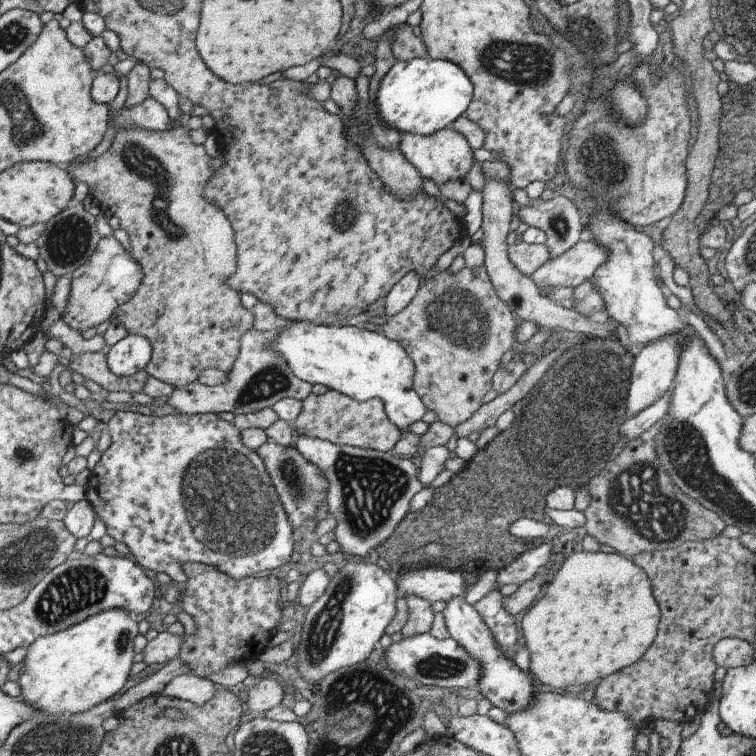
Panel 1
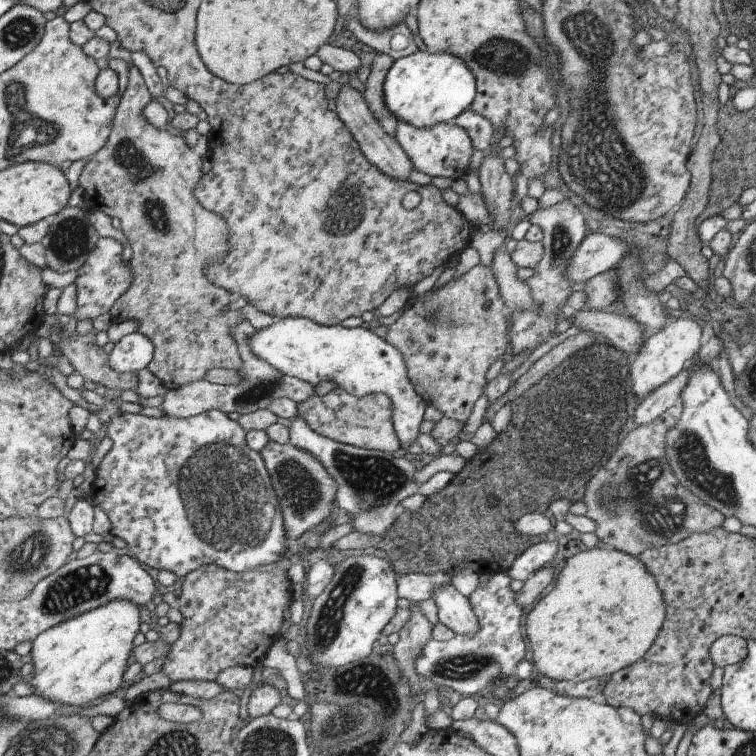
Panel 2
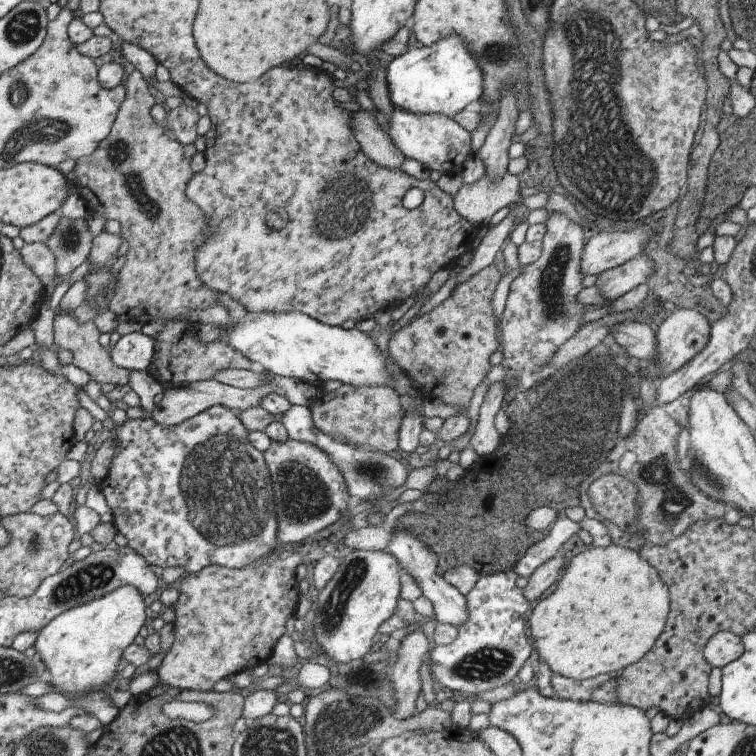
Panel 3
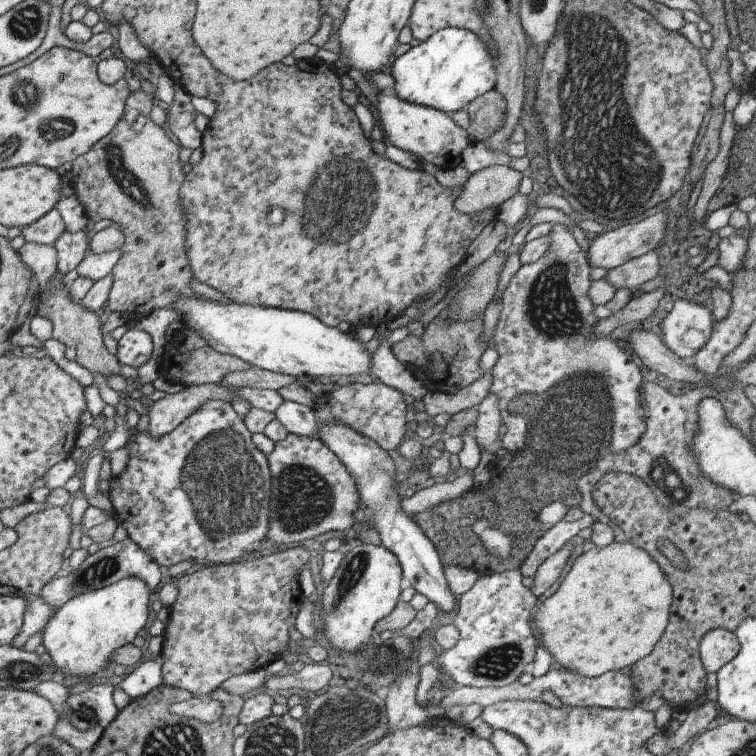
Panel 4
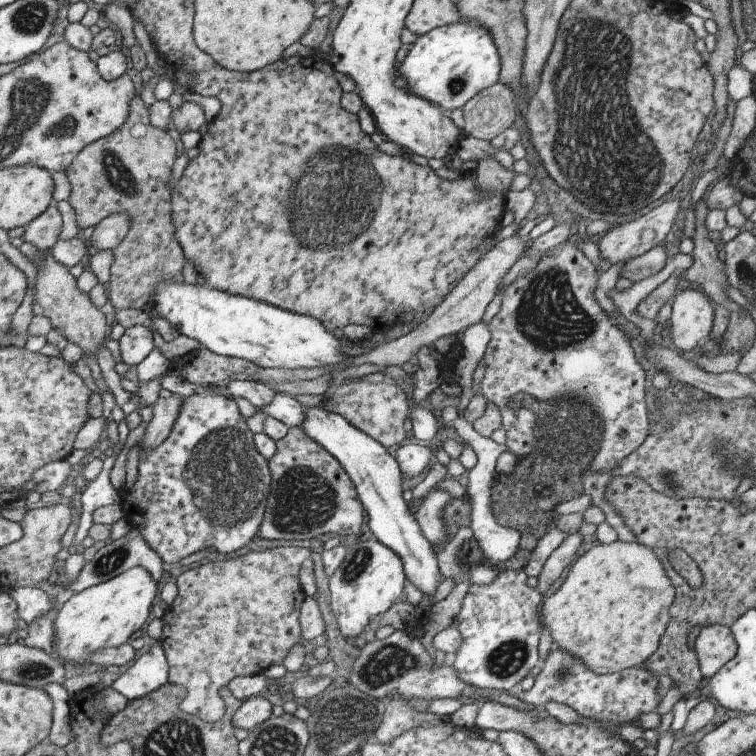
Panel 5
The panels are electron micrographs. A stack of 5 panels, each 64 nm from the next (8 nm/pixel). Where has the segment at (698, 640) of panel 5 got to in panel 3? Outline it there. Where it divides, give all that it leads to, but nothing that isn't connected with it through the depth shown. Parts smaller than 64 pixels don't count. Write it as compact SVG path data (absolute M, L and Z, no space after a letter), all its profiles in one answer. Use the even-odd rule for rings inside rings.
M717 632L703 646L703 657L711 668L721 668L743 654L743 644L739 635L732 632Z

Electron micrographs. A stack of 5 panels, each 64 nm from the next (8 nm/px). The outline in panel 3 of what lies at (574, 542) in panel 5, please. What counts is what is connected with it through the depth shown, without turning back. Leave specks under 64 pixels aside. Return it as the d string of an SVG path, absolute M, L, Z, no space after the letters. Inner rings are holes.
M555 555L553 558L547 560L531 573L527 578L527 584L521 588L521 594L527 602L537 601L539 596L559 578L559 570L563 566L563 559L561 555Z

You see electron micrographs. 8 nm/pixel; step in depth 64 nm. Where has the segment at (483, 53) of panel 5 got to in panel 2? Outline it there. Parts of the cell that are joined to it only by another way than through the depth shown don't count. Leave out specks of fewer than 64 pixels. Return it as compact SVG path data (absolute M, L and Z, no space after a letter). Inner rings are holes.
M427 50L394 60L386 72L381 90L385 110L397 122L407 122L407 126L421 130L439 122L453 122L456 116L469 107L475 92L475 78L461 58L447 52L431 54Z

